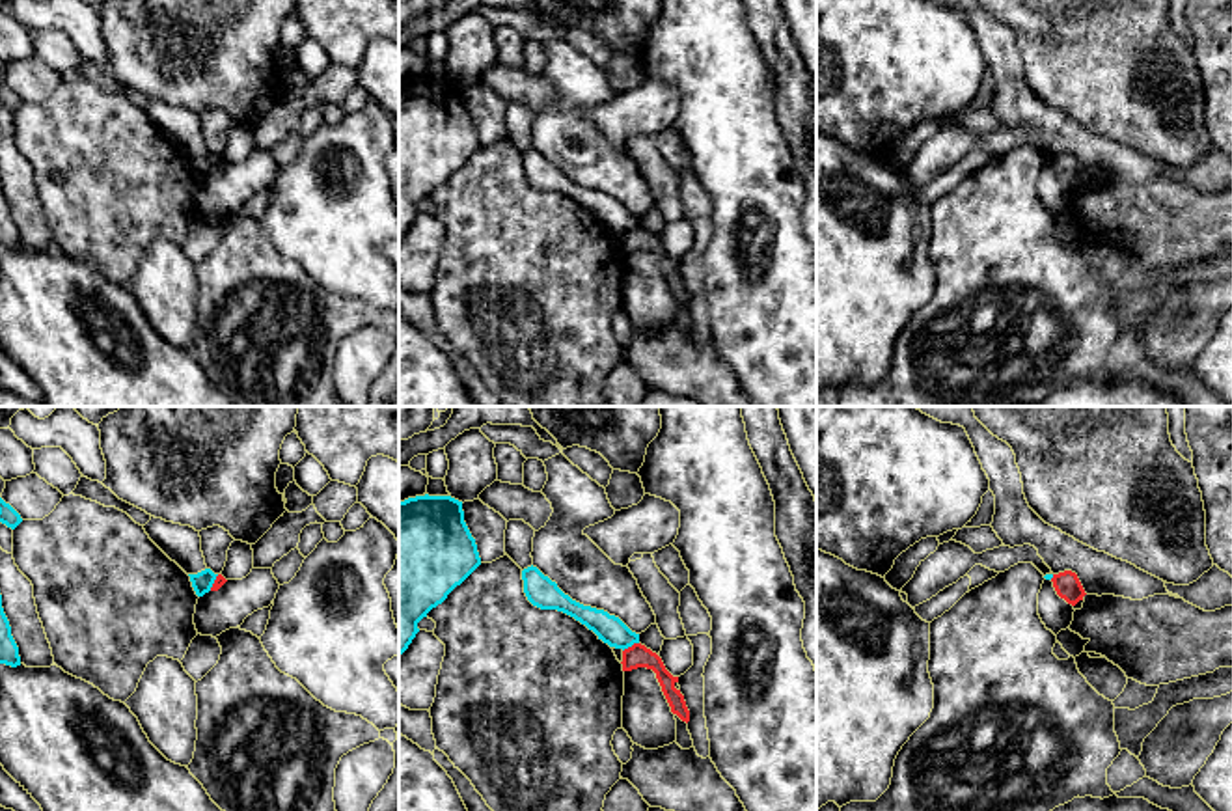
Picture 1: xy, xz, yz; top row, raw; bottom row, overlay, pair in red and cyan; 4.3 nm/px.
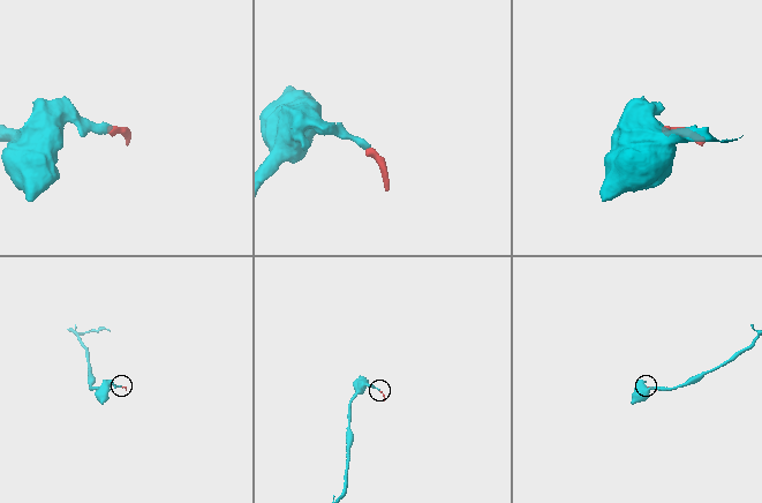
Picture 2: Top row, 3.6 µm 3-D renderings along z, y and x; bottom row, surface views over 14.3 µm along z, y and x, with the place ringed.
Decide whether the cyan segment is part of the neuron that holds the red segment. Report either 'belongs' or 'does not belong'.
does not belong

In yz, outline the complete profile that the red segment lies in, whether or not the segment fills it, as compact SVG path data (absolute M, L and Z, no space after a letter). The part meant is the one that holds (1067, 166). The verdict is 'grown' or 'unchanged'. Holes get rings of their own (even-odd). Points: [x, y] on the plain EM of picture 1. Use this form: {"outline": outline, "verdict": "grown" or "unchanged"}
{"outline": "M1072 153L1053 157L1051 164L1057 177L1072 188L1075 188L1087 177L1077 157Z", "verdict": "unchanged"}

